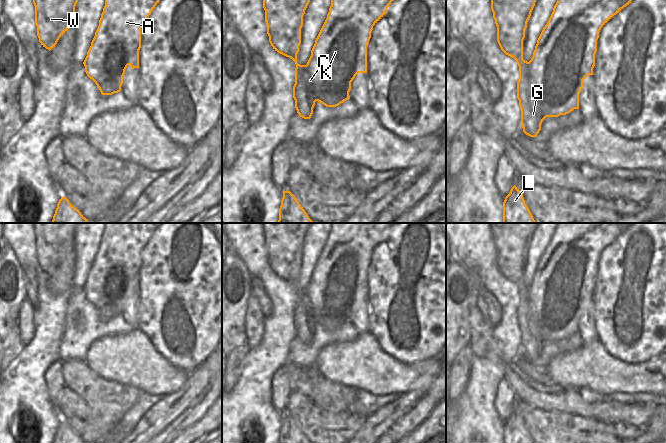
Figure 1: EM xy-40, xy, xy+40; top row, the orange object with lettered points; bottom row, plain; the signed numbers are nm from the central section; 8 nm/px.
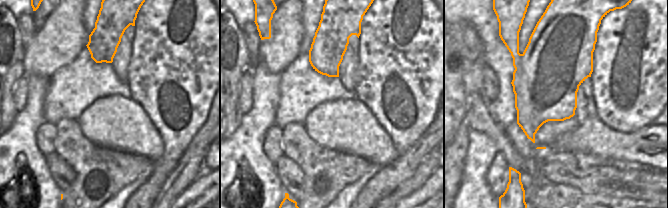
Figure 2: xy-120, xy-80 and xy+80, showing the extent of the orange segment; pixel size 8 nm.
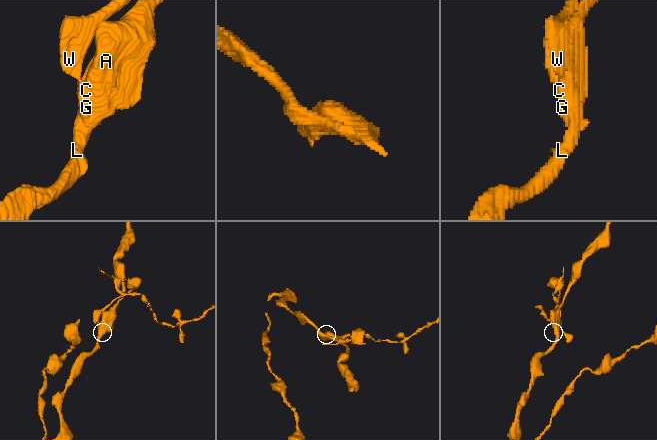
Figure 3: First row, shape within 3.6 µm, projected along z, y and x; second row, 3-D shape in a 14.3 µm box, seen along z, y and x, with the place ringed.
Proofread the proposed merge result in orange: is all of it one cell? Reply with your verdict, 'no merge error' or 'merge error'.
merge error

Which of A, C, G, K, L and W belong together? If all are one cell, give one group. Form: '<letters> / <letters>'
A C G K L / W

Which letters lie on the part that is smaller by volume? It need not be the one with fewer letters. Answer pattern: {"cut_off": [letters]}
{"cut_off": ["W"]}

